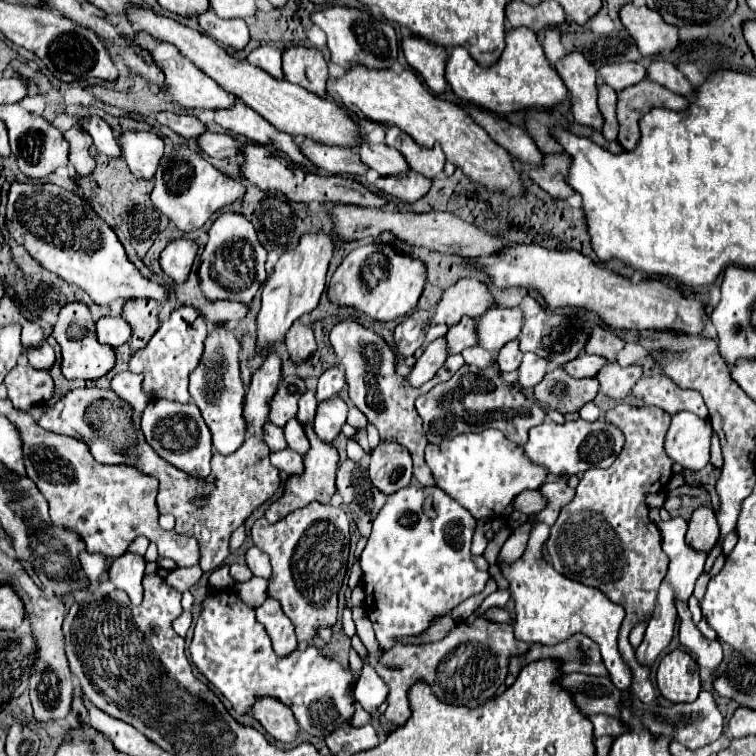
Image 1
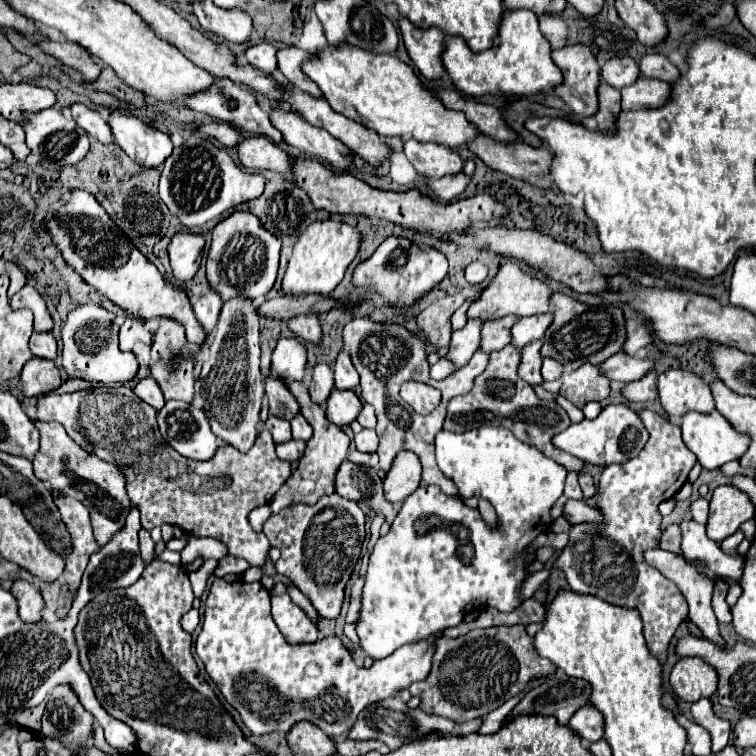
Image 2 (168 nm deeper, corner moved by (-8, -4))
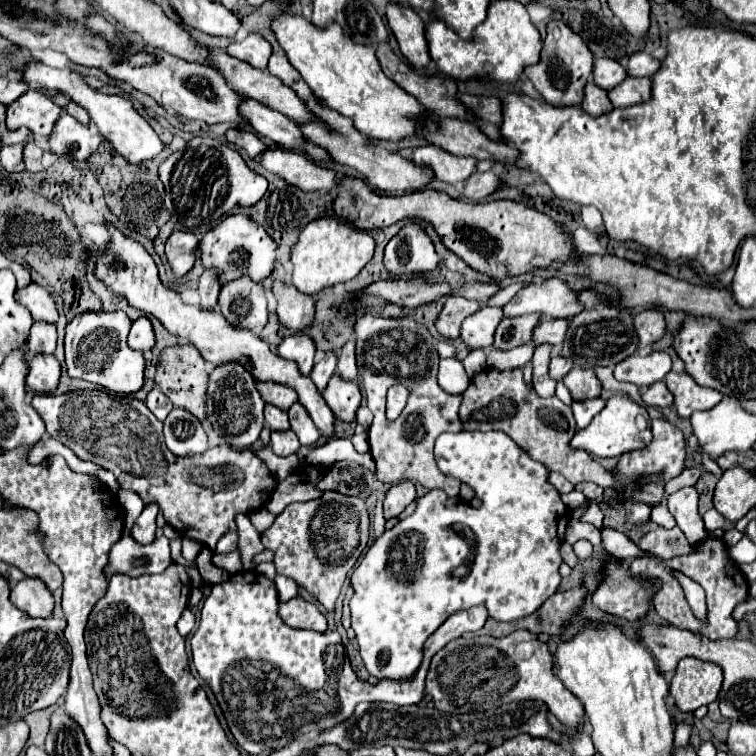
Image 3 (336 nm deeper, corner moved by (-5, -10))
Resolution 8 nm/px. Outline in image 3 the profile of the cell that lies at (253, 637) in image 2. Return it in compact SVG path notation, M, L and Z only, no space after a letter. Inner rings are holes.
M242 570L232 574L230 580L212 586L210 596L204 600L200 626L194 632L190 646L192 646L192 662L204 682L214 690L214 696L228 720L228 728L234 740L248 752L248 754L262 754L272 750L280 750L282 746L290 744L302 734L312 730L328 730L346 718L352 716L358 702L392 702L398 706L412 706L420 704L424 698L424 680L430 658L442 650L450 640L460 638L466 632L480 630L486 620L486 608L474 606L470 610L460 610L458 614L450 616L442 630L436 630L424 644L424 662L416 676L408 682L394 682L382 680L380 684L372 686L370 682L362 682L348 660L346 648L338 632L316 632L316 630L298 630L284 626L282 618L278 616L278 592L272 580L258 574L256 570Z

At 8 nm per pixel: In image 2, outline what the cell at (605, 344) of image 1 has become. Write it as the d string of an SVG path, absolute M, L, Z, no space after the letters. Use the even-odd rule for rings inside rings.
M639 318L627 320L627 338L625 338L625 344L623 344L621 352L633 356L633 354L637 354L641 348L645 348L651 342L653 342L653 336L651 336L651 332L645 328L645 324Z

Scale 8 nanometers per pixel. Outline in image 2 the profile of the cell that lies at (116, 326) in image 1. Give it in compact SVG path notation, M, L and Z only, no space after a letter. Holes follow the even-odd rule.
M129 316L119 328L119 348L127 352L127 350L131 350L135 346L135 342L151 344L151 334L145 330L141 318Z

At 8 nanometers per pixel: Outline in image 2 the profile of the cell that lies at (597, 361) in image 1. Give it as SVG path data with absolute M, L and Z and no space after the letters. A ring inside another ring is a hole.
M617 352L609 360L605 360L605 364L601 364L599 368L601 372L605 372L605 376L609 376L609 380L625 384L631 380L639 380L651 366L653 362L647 358L633 358L623 352Z

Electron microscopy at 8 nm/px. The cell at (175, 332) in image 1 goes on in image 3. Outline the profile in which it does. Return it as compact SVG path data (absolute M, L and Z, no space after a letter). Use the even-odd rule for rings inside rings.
M204 270L198 282L198 294L200 294L200 306L202 308L212 308L212 304L218 302L220 294L220 282L218 282L218 270Z

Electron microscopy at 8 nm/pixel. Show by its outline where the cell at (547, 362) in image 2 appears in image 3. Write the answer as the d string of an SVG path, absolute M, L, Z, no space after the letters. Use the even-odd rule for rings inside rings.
M554 356L550 362L550 376L554 380L562 380L564 374L568 374L572 370L572 362L570 358L562 358L562 356Z

